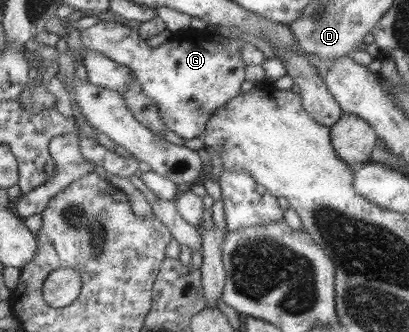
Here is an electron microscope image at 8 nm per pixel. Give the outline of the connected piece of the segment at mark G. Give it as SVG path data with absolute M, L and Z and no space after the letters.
M101 20L80 31L80 40L86 51L105 55L115 63L127 66L143 93L157 107L163 125L185 140L201 136L205 122L215 109L234 98L246 86L239 39L225 34L229 44L220 45L207 31L191 28L188 33L180 31L173 35L159 47L149 47L145 39L141 39L138 29Z

